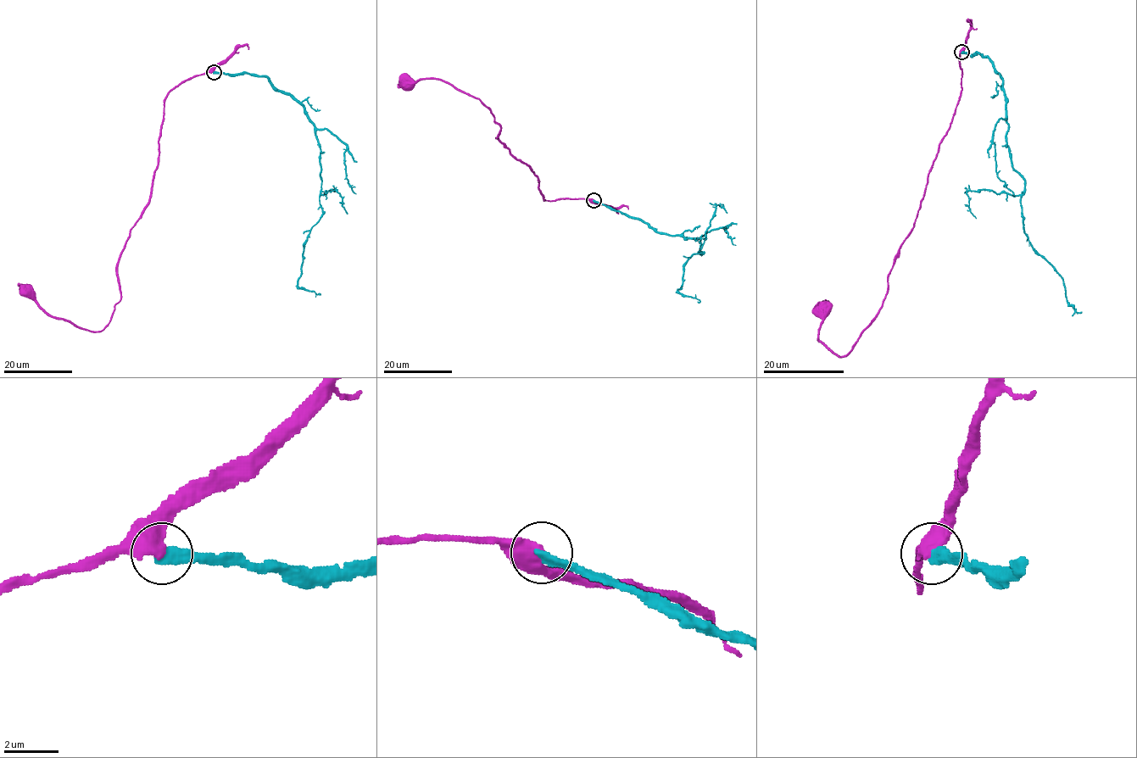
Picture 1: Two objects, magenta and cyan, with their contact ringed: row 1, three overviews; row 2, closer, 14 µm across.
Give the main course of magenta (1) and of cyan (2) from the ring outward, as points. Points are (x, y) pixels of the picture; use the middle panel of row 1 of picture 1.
1: (593, 200), (544, 200), (538, 179), (498, 139), (501, 128), (478, 99), (443, 81), (420, 79), (404, 83)
2: (593, 200), (644, 220), (658, 232), (699, 239), (702, 253), (688, 259), (677, 290), (697, 302)

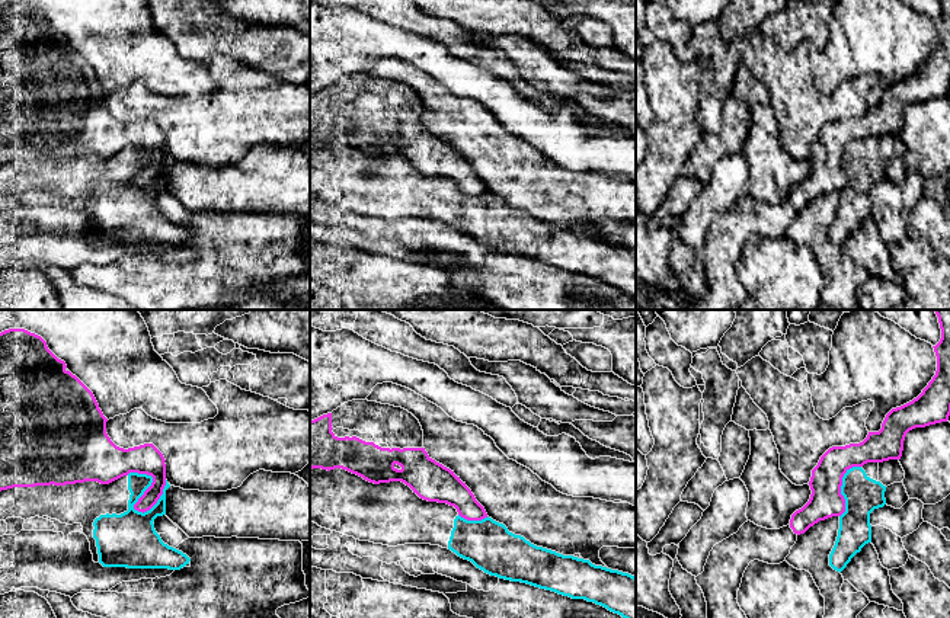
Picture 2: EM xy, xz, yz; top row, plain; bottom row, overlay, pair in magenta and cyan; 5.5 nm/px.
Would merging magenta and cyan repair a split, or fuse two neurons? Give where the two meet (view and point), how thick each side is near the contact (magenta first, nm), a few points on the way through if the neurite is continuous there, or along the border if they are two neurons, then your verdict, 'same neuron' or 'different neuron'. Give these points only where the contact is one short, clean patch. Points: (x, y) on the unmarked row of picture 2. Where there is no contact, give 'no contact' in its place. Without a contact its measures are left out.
meets magenta in xy at (149, 162); 190 nm thick on the magenta side, 220 nm on the other; border along xy (127, 149), (152, 151), (134, 179), (149, 185); different neuron

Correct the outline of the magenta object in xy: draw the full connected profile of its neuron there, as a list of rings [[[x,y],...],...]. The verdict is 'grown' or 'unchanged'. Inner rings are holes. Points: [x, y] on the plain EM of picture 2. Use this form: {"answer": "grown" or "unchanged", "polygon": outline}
{"answer": "unchanged", "polygon": [[[9,3],[0,7],[0,166],[13,161],[65,160],[84,156],[109,158],[129,147],[153,151],[151,160],[134,179],[138,186],[150,185],[166,160],[163,128],[153,119],[134,122],[116,121],[106,108],[103,90],[93,67],[47,20],[47,16],[25,3]]]}

